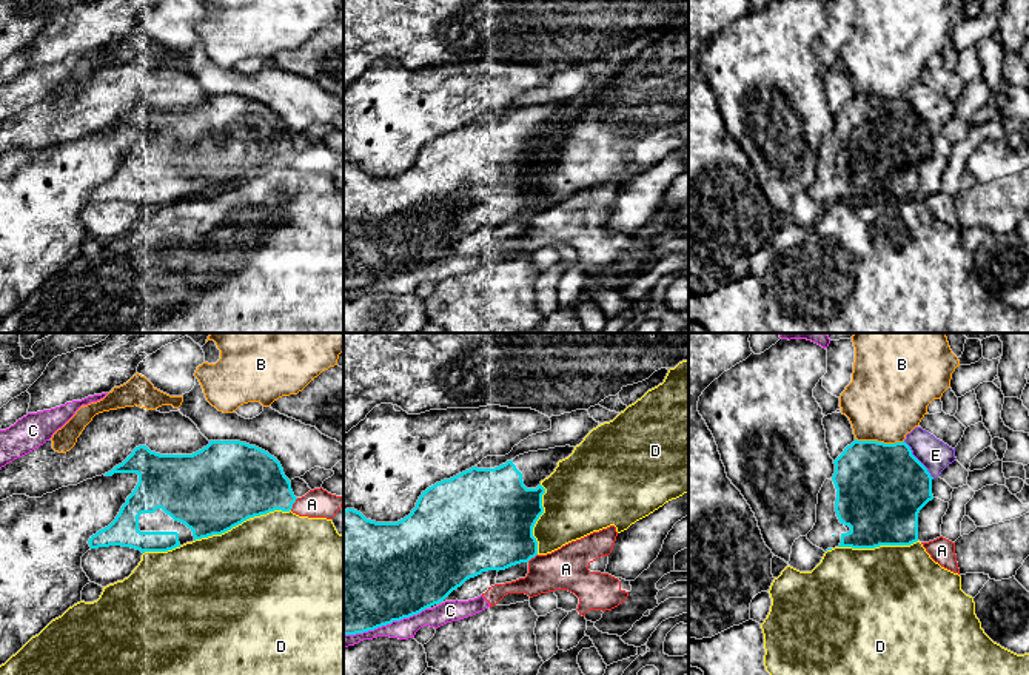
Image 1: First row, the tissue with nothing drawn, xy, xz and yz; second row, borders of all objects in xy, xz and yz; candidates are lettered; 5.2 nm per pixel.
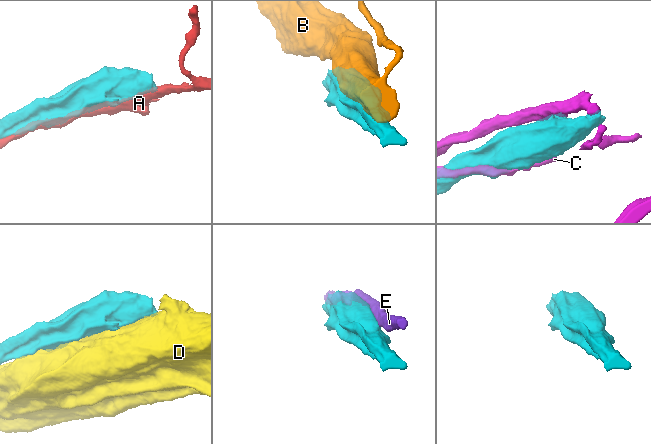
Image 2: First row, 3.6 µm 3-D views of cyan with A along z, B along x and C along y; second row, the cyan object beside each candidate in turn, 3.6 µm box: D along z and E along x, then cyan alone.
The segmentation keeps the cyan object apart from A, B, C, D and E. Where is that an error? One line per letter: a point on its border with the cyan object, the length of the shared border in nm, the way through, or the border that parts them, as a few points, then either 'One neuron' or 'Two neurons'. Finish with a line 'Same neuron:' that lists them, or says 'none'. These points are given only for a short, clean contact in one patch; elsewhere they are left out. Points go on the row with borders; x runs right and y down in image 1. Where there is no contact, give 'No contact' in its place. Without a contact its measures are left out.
A: Touches cyan at xy (293, 503). Shared border 80 nm. Two neurons
B: Touches cyan at yz (880, 443). Shared border 260 nm. Two neurons
C: Touches cyan at xz (385, 624). Shared border 460 nm. Two neurons
D: Touches cyan at xy (242, 521). Shared border 550 nm. Two neurons
E: Touches cyan at yz (917, 460). Shared border 260 nm. Two neurons
Same neuron: none

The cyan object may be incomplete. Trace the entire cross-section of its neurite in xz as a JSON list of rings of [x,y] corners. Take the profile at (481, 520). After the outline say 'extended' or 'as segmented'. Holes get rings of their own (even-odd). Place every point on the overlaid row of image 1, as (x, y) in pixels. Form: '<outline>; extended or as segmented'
[[[575,447],[528,452],[494,468],[471,467],[428,487],[416,507],[397,522],[376,522],[354,509],[344,510],[344,635],[356,635],[401,621],[442,603],[467,579],[488,570],[505,570],[538,555],[533,527],[544,513],[541,482]]]; extended

